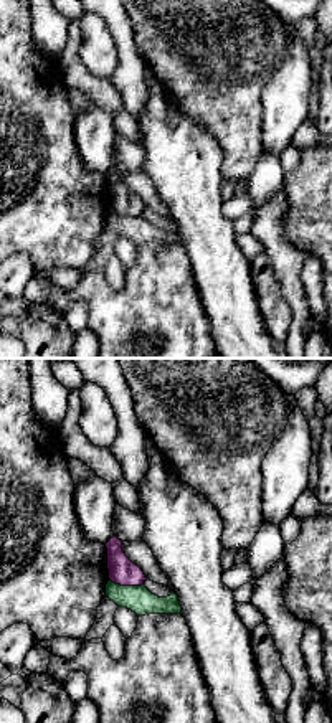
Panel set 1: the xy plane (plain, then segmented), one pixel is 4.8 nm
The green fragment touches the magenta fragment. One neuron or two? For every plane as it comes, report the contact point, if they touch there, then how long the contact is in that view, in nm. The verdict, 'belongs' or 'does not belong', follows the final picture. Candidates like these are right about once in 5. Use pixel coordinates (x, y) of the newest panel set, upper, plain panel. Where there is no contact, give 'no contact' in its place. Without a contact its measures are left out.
(126, 217) | 170 nm

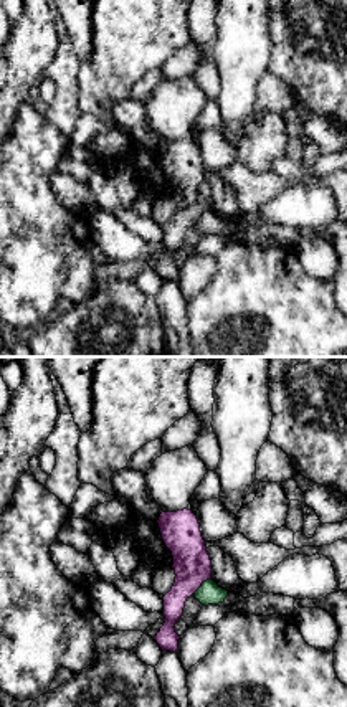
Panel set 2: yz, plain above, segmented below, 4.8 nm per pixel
(202, 215) | 120 nm

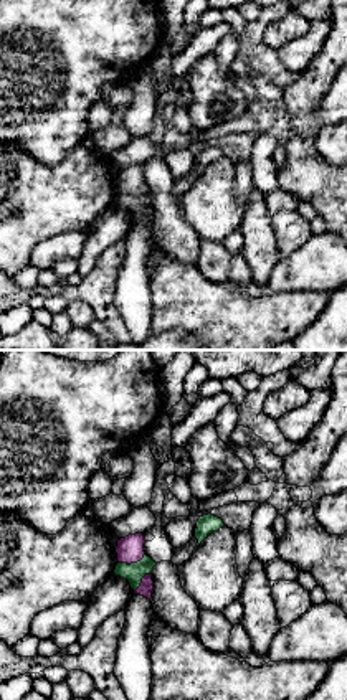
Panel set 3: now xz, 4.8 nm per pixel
(133, 193) | 140 nm

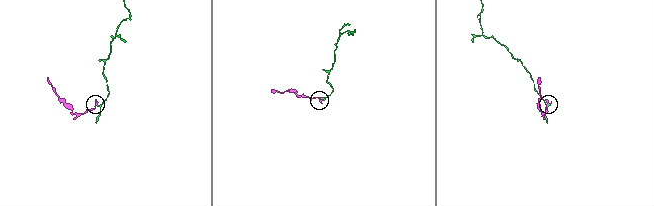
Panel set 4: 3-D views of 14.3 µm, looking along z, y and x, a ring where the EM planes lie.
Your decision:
does not belong

